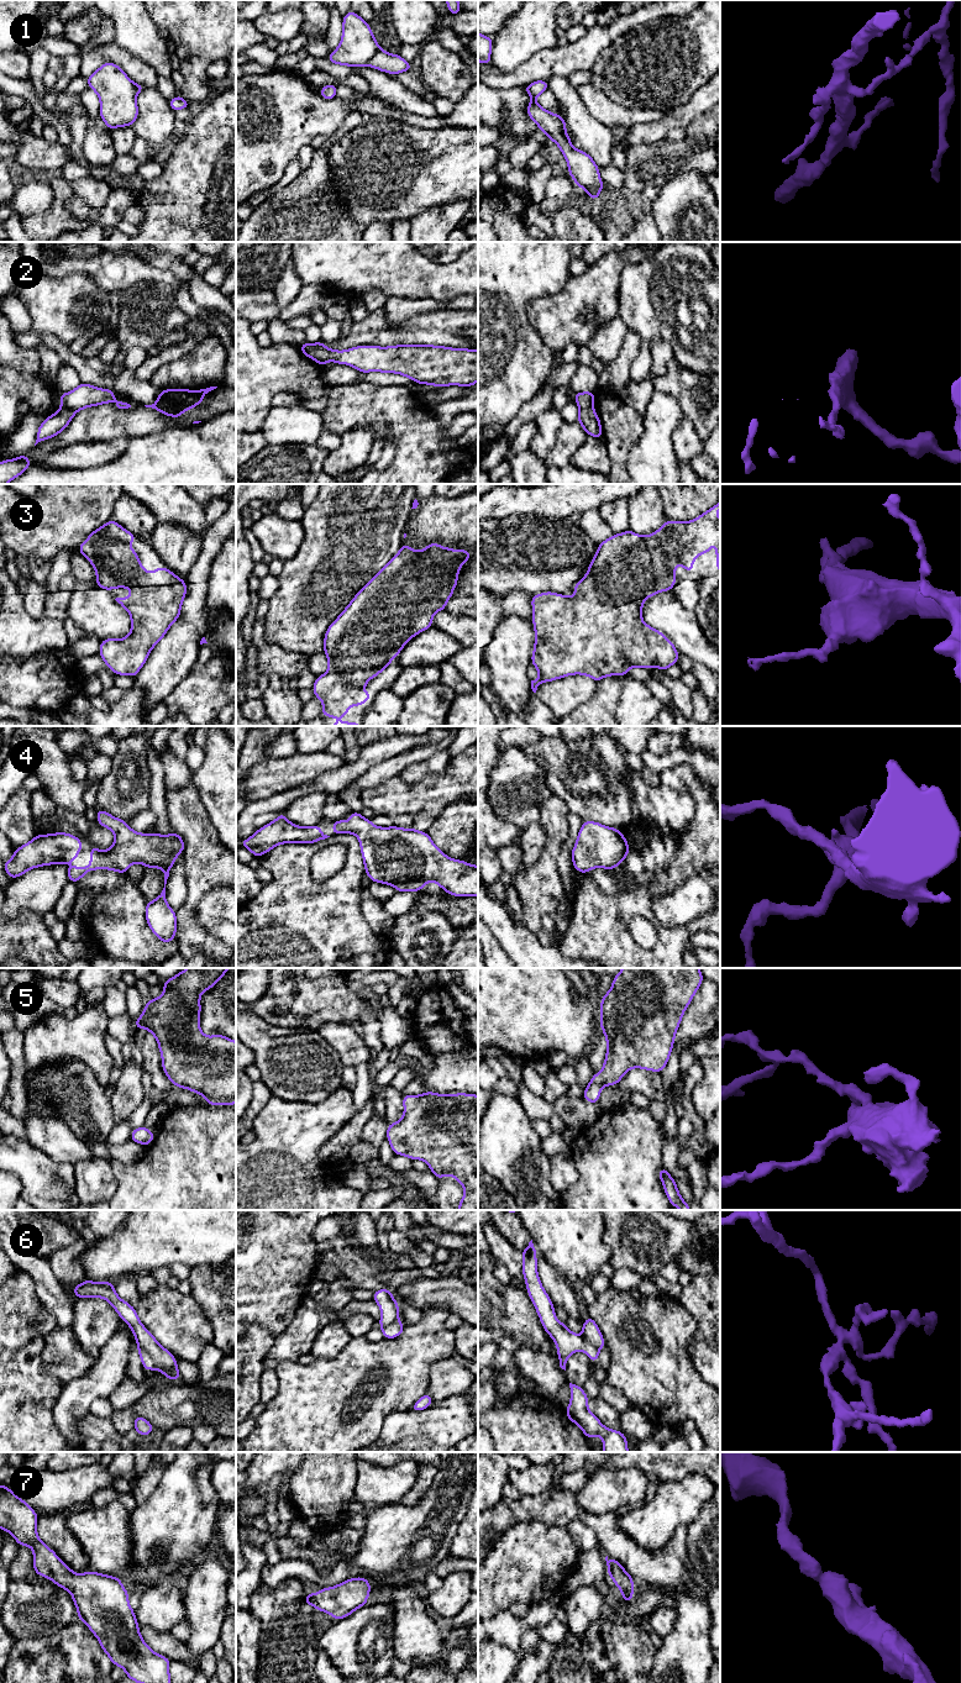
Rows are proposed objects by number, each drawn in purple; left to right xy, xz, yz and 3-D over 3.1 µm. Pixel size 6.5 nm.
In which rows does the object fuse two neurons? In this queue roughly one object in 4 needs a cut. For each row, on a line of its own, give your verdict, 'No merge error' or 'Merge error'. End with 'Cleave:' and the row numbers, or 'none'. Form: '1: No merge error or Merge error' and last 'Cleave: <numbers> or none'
1: Merge error
2: Merge error
3: No merge error
4: No merge error
5: No merge error
6: Merge error
7: No merge error
Cleave: 1, 2, 6

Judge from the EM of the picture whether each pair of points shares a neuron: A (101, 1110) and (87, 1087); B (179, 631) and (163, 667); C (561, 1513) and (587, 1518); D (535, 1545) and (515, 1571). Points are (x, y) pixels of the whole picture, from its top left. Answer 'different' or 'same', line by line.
A: same
B: same
C: same
D: same

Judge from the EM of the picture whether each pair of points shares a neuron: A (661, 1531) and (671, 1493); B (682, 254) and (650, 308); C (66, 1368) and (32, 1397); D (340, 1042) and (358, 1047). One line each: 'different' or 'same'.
A: same
B: same
C: different
D: same

